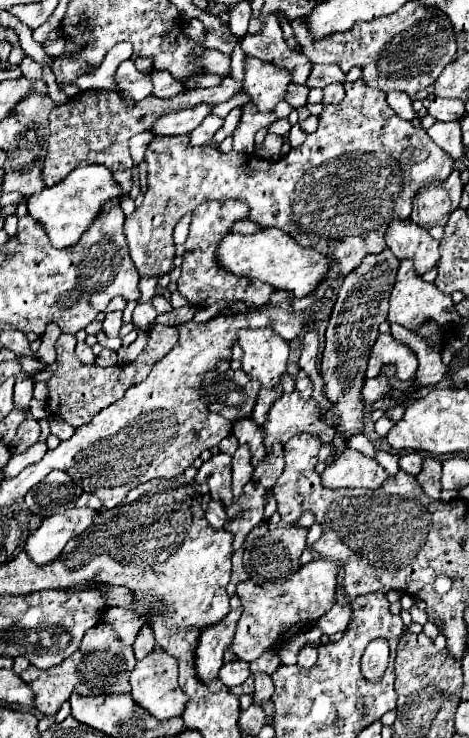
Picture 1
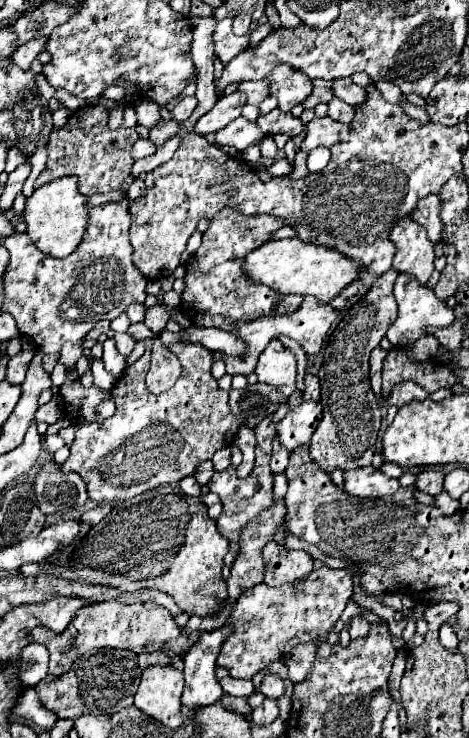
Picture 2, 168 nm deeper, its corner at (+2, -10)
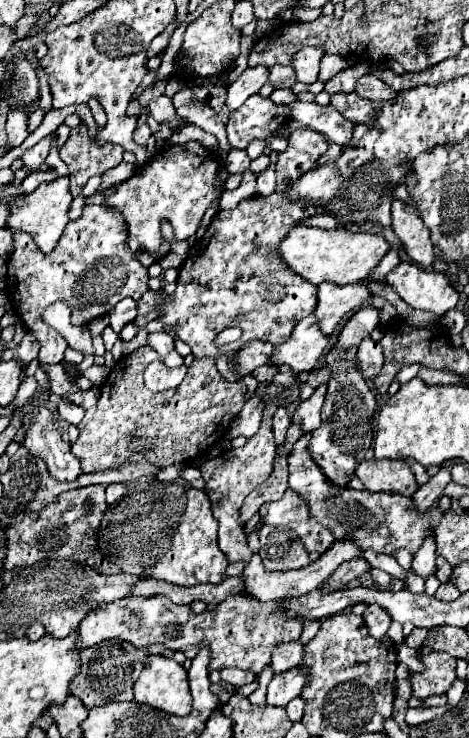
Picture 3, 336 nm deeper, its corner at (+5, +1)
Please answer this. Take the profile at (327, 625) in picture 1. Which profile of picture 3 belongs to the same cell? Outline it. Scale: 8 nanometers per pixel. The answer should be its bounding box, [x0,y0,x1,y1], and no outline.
[363,604,391,638]

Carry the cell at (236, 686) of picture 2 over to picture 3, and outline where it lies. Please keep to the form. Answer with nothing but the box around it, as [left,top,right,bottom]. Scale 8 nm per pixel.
[221,668,255,688]

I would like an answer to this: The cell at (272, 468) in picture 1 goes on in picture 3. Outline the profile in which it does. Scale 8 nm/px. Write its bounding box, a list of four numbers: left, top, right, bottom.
[273,408,291,446]

